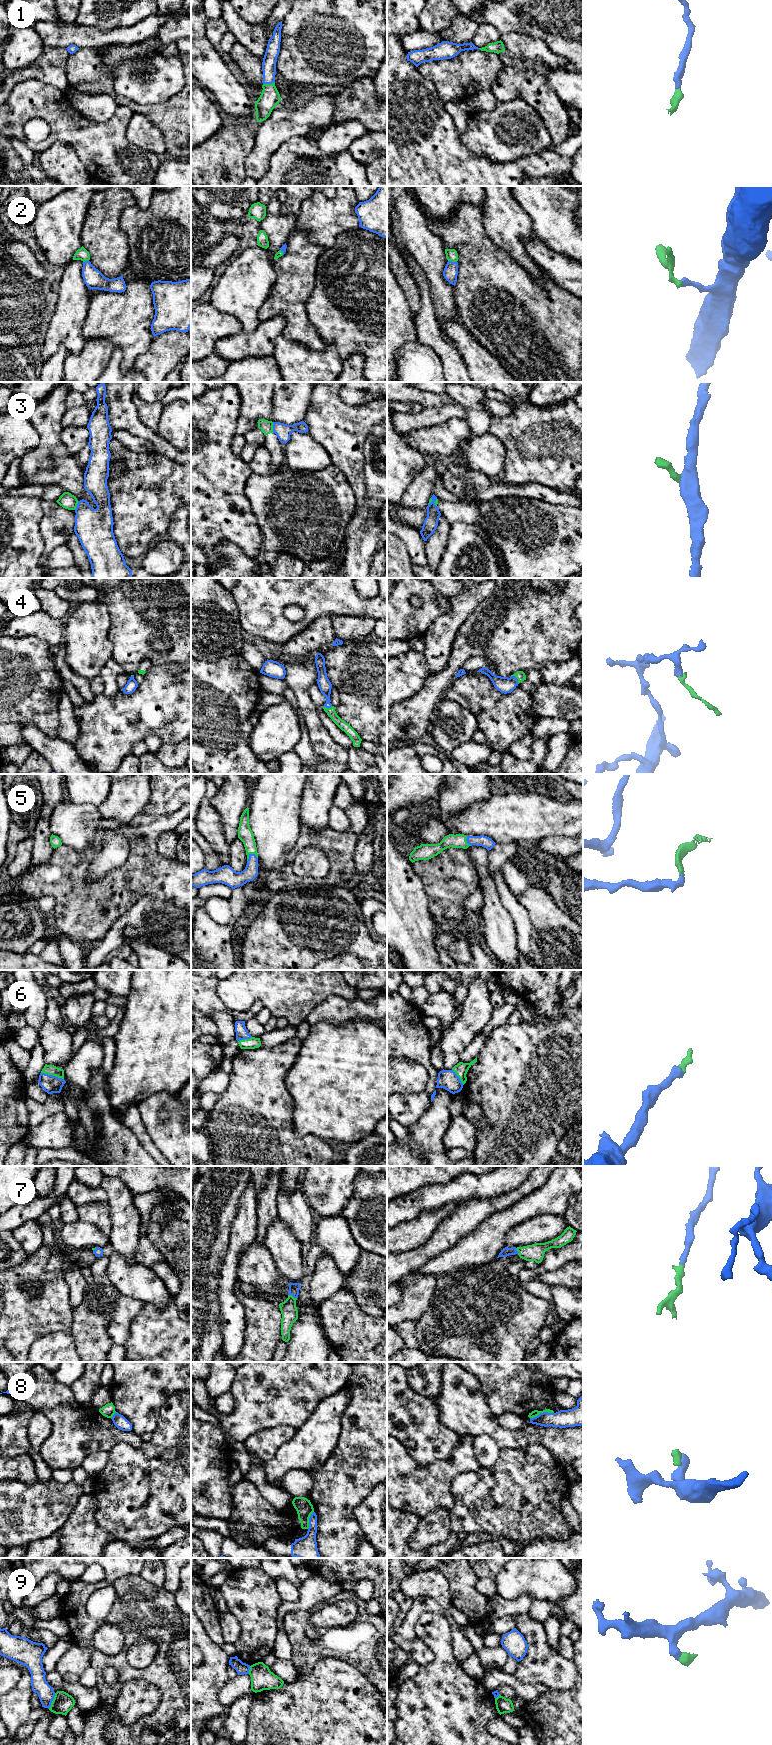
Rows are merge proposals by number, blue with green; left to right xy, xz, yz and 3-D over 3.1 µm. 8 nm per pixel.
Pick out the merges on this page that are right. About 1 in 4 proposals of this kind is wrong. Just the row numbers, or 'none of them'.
1, 2, 4, 5, 6, 7

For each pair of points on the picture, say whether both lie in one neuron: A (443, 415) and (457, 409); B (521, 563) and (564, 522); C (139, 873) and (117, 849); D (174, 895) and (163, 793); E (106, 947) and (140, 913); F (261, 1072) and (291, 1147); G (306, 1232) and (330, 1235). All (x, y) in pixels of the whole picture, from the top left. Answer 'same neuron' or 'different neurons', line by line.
A: same neuron
B: same neuron
C: different neurons
D: different neurons
E: same neuron
F: same neuron
G: different neurons

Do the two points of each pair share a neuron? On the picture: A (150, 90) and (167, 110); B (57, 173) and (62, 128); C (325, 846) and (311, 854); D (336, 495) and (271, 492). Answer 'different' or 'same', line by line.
A: different
B: different
C: different
D: same

